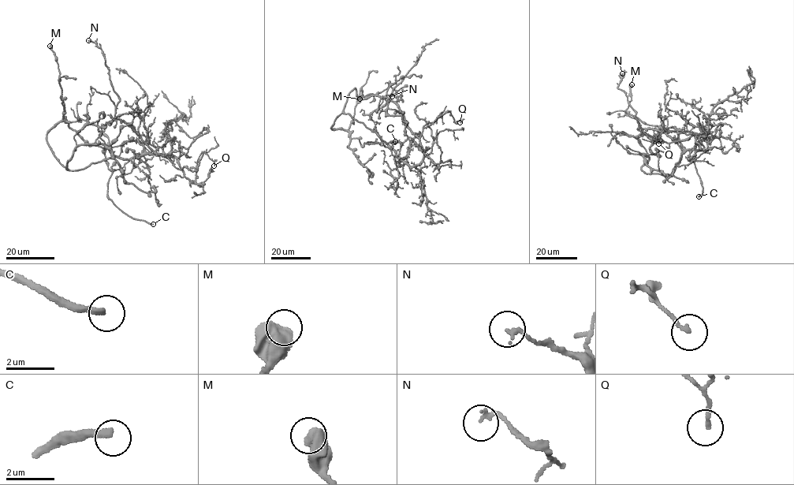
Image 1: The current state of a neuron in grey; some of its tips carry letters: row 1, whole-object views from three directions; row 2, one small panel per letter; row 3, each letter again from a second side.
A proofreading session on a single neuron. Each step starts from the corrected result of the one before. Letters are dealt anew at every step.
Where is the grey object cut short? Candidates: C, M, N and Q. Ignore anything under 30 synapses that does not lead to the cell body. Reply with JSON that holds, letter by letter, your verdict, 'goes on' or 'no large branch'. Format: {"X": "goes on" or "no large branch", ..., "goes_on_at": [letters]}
{"C": "goes on", "M": "no large branch", "N": "no large branch", "Q": "no large branch", "goes_on_at": ["C"]}

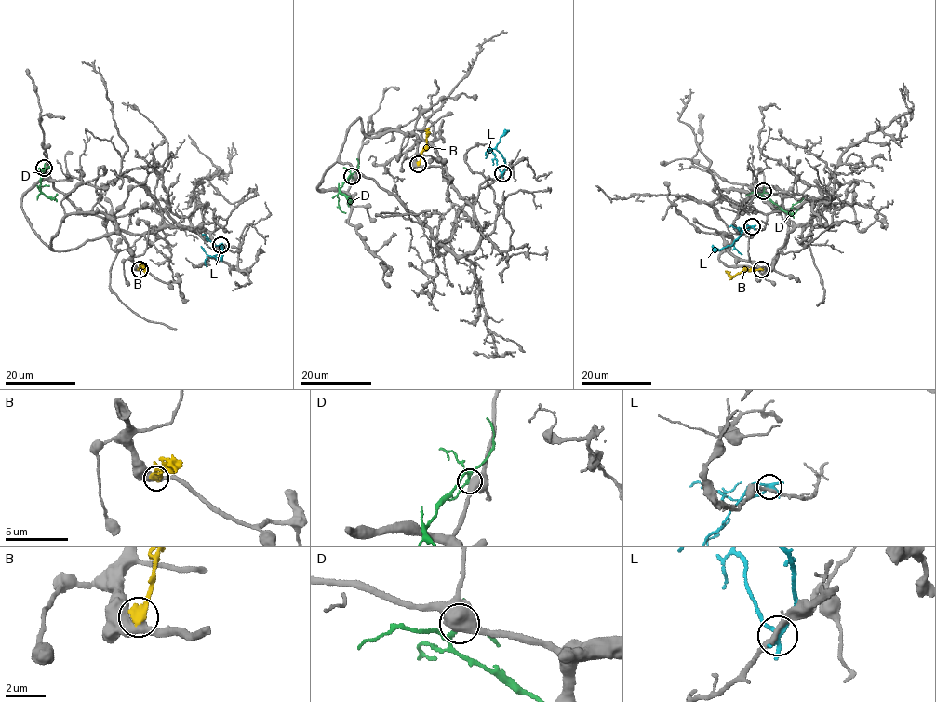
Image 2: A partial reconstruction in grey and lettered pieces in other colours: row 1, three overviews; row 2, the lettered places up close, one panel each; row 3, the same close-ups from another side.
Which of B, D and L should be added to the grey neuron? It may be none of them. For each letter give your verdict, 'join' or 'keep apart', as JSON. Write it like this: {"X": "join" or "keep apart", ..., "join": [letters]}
{"B": "keep apart", "D": "keep apart", "L": "keep apart", "join": []}

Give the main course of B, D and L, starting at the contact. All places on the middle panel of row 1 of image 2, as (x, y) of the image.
B: (419, 163), (425, 147), (427, 129)
D: (352, 176), (340, 191), (349, 200), (348, 204), (353, 200)
L: (502, 173), (505, 168), (504, 158), (496, 147), (501, 136), (508, 129)

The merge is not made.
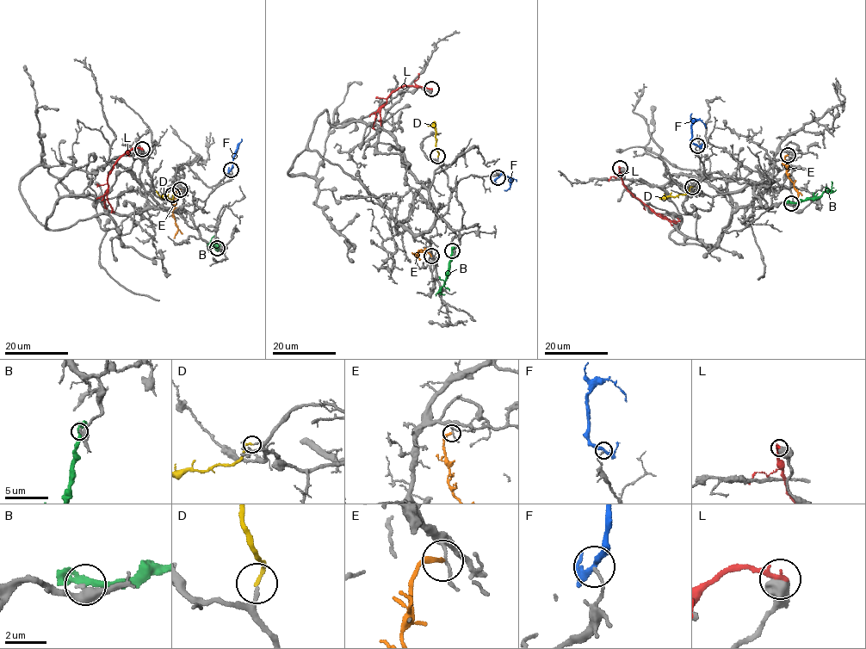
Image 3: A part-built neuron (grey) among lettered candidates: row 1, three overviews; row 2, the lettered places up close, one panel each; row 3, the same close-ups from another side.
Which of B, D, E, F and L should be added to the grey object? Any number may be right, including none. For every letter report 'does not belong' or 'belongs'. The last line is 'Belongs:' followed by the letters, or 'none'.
B: does not belong
D: belongs
E: does not belong
F: does not belong
L: does not belong
Belongs: D

